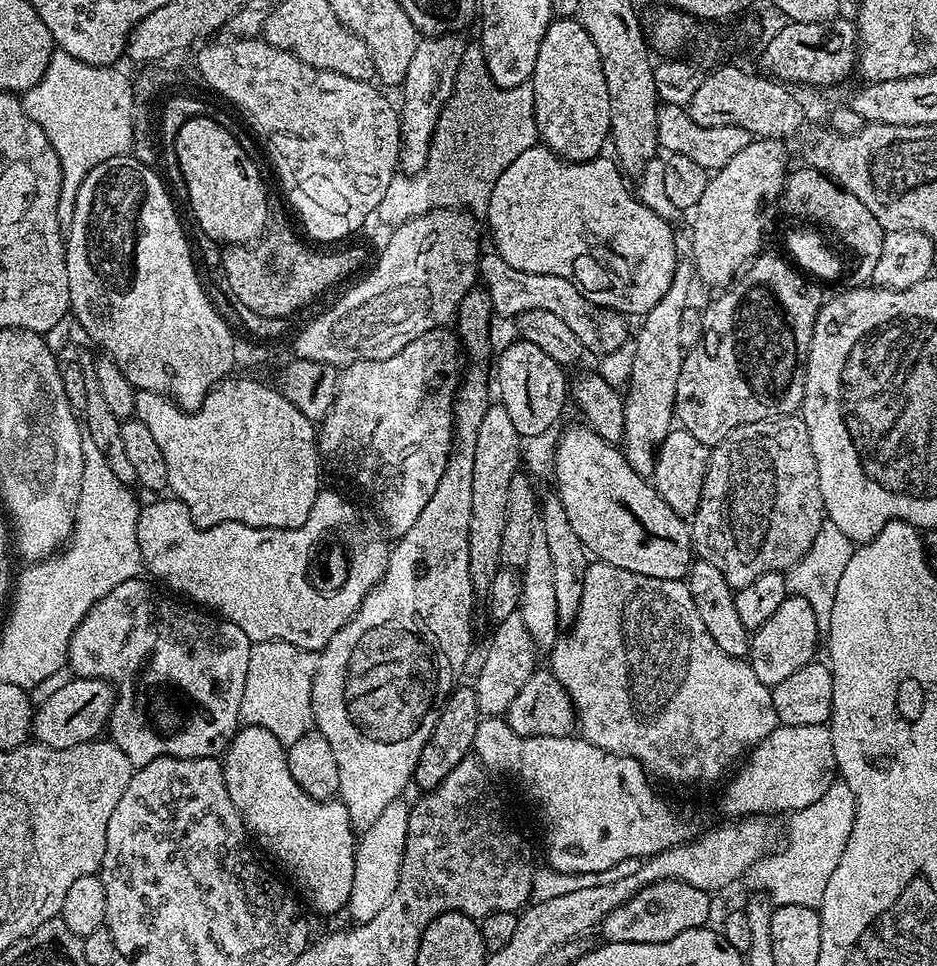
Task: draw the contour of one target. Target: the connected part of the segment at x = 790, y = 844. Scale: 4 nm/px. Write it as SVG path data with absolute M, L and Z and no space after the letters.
M838 778L830 786L830 790L826 790L826 794L818 798L818 802L787 817L788 841L785 842L784 849L781 852L769 851L750 869L755 891L763 894L776 906L785 904L819 909L826 894L826 882L830 882L830 874L834 874L834 869L842 858L842 850L846 850L855 817L854 790L850 790L850 786L846 786Z

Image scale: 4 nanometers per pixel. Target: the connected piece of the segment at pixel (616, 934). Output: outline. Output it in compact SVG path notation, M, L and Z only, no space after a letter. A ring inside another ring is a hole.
M659 880L634 894L604 919L603 939L608 942L666 942L686 930L705 927L713 897L681 880Z

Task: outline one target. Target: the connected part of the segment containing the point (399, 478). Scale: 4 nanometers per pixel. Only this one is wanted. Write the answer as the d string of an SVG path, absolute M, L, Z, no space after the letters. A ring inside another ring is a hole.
M443 327L422 334L422 338L414 338L414 342L402 346L394 358L359 360L349 364L339 373L334 406L330 406L324 419L319 421L321 457L372 495L393 537L404 536L406 530L418 522L418 514L426 510L426 502L430 502L434 490L438 490L438 481L446 470L454 439L452 407L462 379L460 356L462 360L462 345L455 331Z

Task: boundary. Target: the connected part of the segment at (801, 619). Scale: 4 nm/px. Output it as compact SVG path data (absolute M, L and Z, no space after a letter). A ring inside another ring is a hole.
M791 594L778 606L778 610L761 628L755 629L750 636L749 659L758 674L758 682L769 686L783 682L802 670L802 666L813 663L816 652L816 639L822 636L822 629L814 618L814 609L806 598Z

